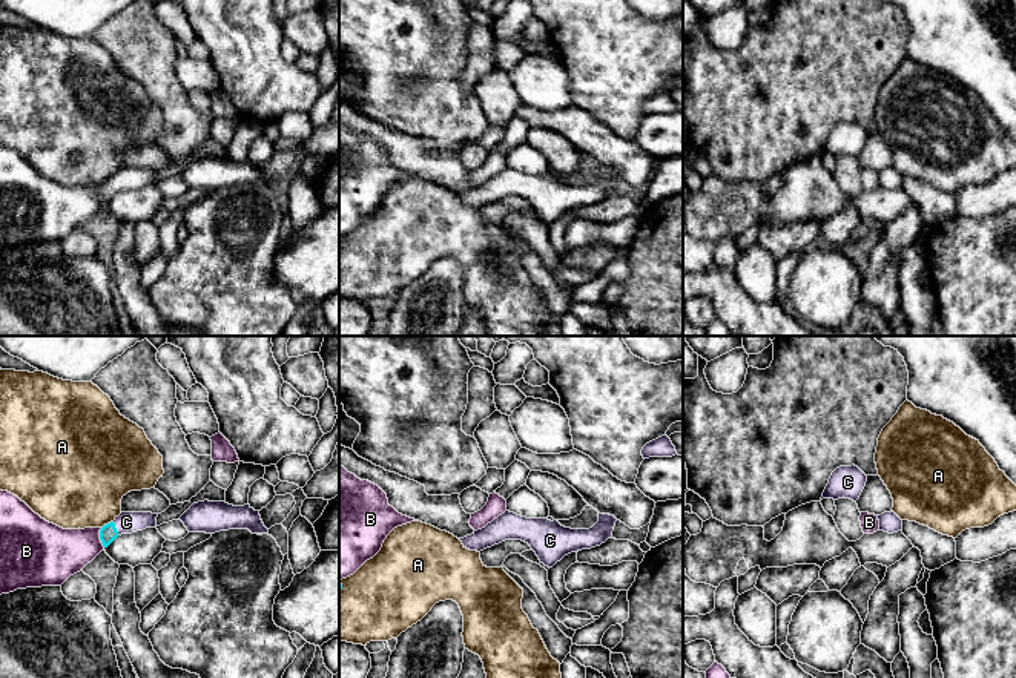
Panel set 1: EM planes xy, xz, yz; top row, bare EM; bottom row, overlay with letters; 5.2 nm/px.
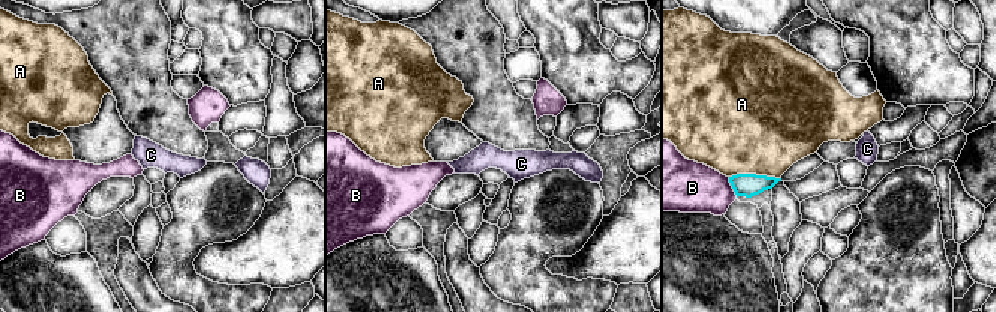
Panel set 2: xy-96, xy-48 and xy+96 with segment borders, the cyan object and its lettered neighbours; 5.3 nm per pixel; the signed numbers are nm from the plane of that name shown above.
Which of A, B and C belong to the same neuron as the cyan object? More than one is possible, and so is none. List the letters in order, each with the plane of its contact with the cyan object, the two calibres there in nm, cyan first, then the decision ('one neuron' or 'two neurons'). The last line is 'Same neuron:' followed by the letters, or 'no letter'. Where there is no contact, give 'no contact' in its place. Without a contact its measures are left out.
A: xy | 90/440 nm | two neurons
B: xy | 90/280 nm | two neurons
C: xy | 90/110 nm | one neuron
Same neuron: C

